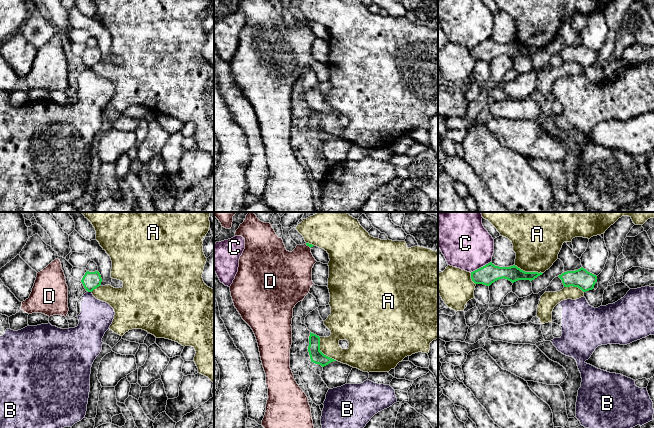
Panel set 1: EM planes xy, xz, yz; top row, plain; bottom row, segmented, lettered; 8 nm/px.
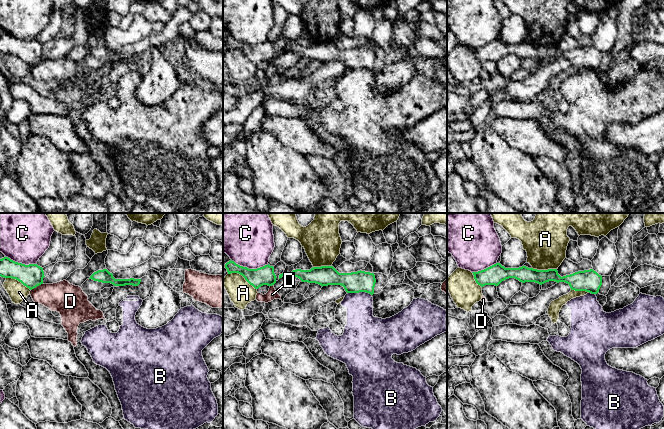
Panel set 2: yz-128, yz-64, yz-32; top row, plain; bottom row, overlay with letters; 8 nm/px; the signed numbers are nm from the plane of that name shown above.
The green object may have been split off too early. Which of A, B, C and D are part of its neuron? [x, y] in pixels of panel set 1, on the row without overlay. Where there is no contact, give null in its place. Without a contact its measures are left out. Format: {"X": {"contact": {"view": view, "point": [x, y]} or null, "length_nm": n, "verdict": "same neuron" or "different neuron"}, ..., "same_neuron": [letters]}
{"A": {"contact": {"view": "xz", "point": [321, 128]}, "length_nm": 240, "verdict": "different neuron"}, "B": {"contact": {"view": "xy", "point": [89, 67]}, "length_nm": 40, "verdict": "different neuron"}, "C": {"contact": {"view": "yz", "point": [481, 43]}, "length_nm": 190, "verdict": "different neuron"}, "D": {"contact": {"view": "xz", "point": [308, 21]}, "length_nm": 60, "verdict": "different neuron"}, "same_neuron": []}

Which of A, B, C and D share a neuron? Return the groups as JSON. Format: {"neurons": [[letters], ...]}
{"neurons": [["A"], ["B"], ["C"], ["D"]]}

